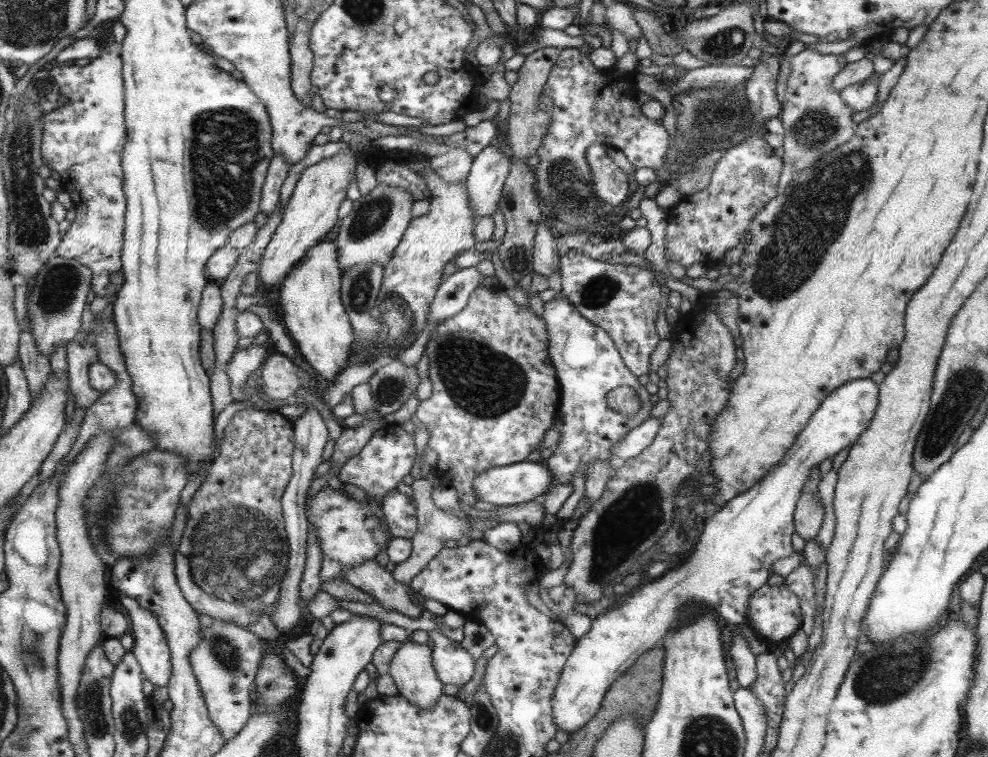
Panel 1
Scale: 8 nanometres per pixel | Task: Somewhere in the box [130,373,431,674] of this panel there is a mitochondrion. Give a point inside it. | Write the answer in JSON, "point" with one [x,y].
{"point":[238,552]}

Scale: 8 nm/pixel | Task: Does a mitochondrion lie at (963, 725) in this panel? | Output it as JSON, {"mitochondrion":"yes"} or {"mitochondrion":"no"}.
{"mitochondrion":"no"}

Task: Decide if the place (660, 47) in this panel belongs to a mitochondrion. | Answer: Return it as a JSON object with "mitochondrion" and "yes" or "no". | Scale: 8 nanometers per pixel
{"mitochondrion":"no"}

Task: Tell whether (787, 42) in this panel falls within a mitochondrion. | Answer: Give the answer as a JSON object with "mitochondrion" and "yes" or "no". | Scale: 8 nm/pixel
{"mitochondrion":"no"}

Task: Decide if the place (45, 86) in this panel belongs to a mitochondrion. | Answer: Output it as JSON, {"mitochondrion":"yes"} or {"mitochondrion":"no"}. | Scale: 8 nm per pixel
{"mitochondrion":"yes"}

